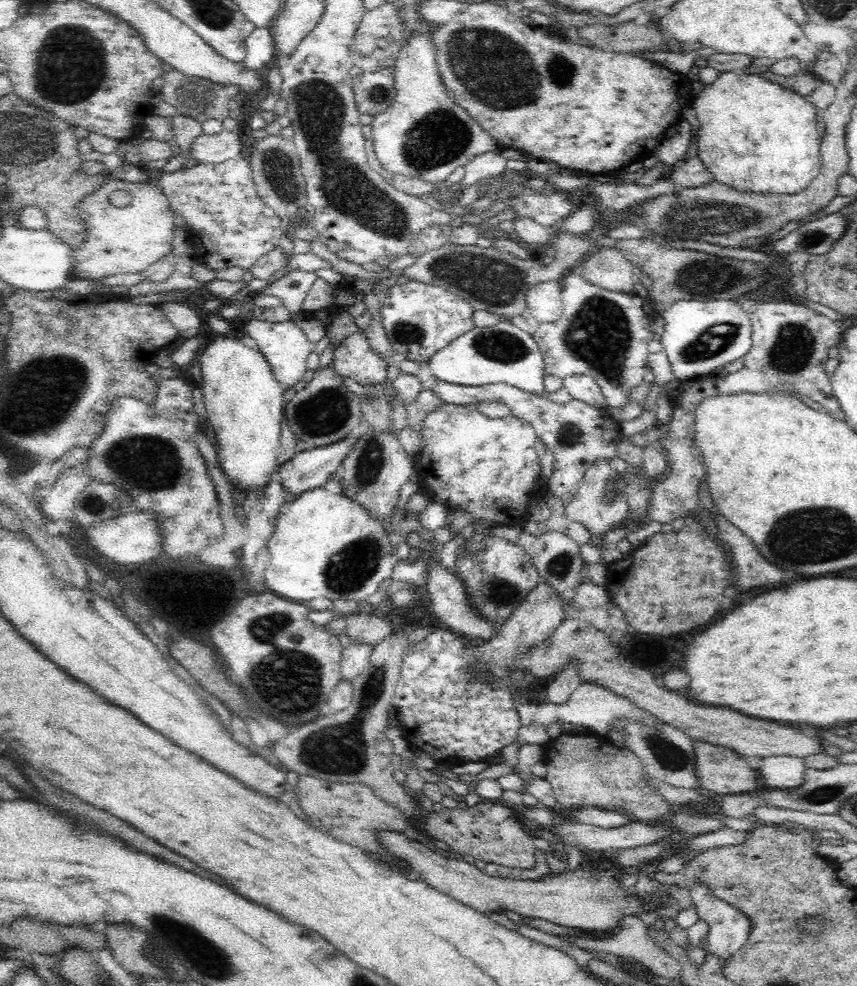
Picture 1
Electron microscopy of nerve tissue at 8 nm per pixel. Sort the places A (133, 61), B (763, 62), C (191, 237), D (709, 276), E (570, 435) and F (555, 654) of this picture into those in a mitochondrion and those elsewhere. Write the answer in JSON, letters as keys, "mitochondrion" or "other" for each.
{"A":"other","B":"other","C":"other","D":"mitochondrion","E":"mitochondrion","F":"other"}

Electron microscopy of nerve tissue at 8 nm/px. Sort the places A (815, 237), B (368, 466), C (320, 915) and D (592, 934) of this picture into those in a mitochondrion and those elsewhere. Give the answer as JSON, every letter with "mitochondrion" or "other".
{"A":"mitochondrion","B":"mitochondrion","C":"other","D":"other"}

